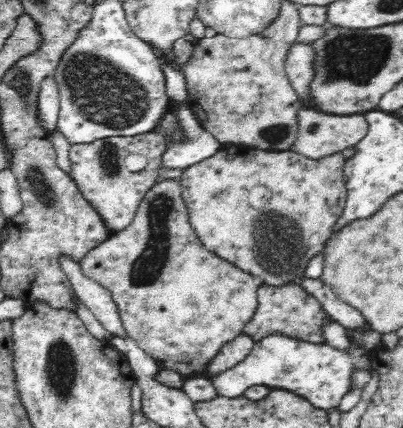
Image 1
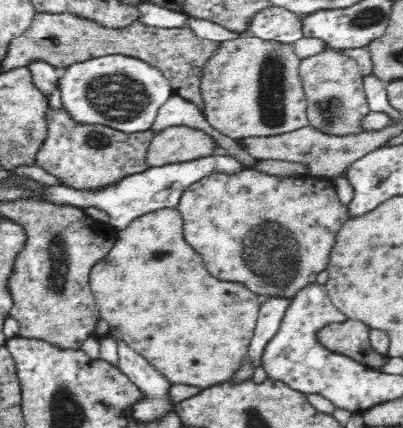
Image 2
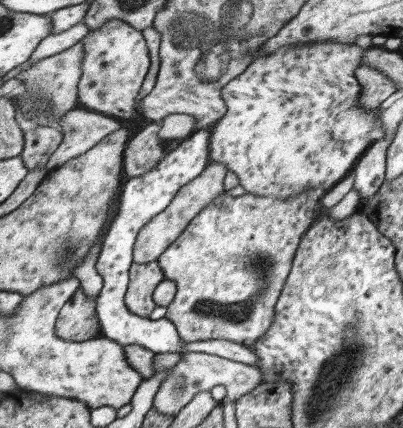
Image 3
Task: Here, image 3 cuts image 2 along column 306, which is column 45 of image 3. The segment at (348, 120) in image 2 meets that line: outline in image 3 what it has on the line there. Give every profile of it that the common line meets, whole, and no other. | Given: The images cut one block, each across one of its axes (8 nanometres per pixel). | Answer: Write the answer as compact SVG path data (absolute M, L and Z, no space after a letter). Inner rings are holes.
M81 42L63 50L61 54L53 54L49 58L41 58L39 62L31 64L27 70L19 72L15 78L21 80L21 88L13 94L13 98L19 100L21 106L21 96L33 96L39 100L49 100L51 108L49 114L53 116L53 120L61 120L63 114L67 114L69 110L79 108L77 106L77 82L81 78L81 60L83 60L83 46Z

